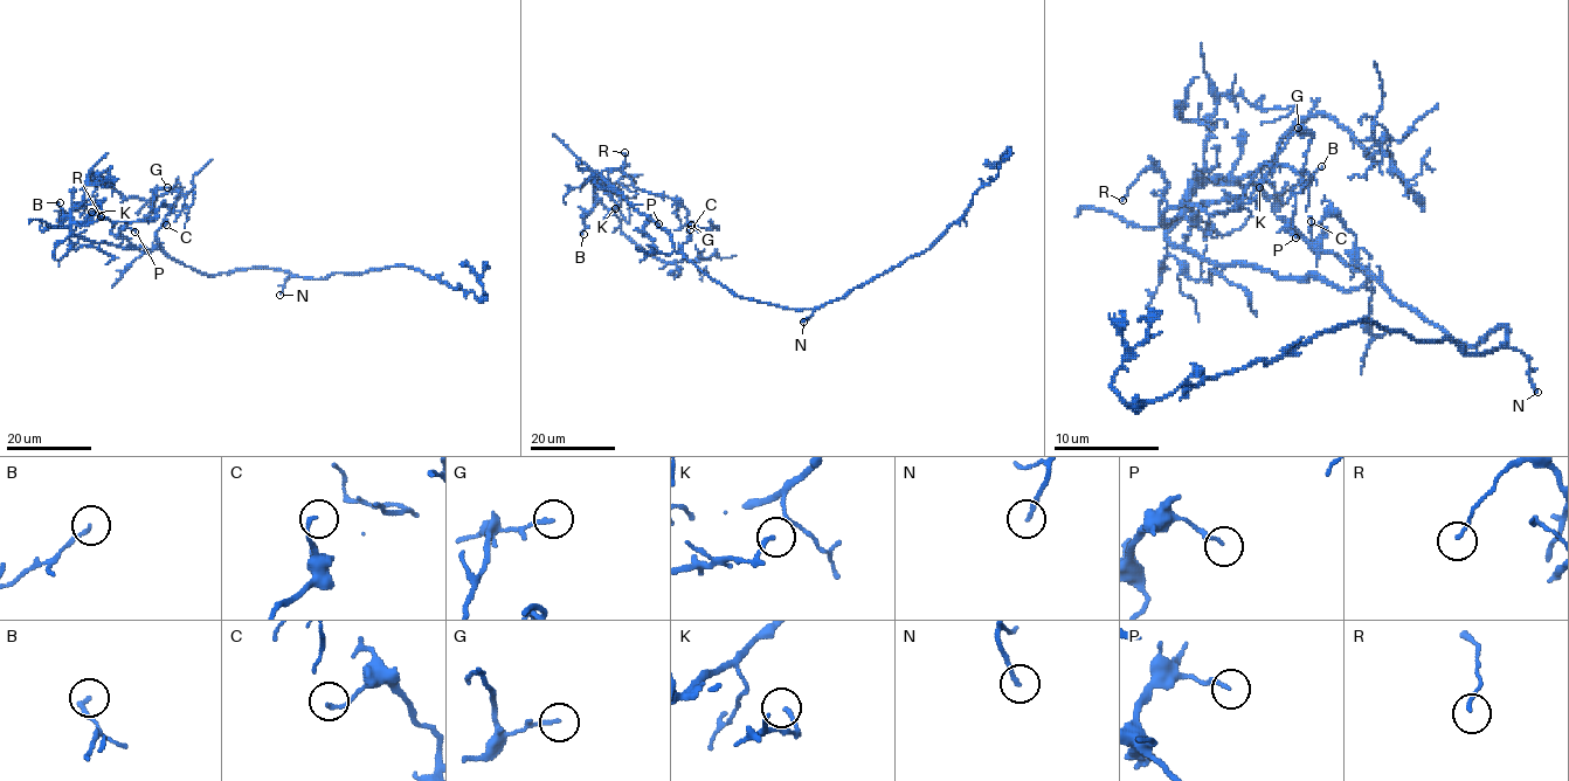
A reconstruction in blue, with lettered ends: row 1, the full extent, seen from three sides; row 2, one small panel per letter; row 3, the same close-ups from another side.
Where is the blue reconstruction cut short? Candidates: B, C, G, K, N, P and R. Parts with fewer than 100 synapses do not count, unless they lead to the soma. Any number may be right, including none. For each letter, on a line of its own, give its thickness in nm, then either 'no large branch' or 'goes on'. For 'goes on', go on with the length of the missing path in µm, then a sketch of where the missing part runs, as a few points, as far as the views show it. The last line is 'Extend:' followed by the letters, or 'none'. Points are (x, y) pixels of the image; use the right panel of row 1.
B: calibre 150 nm; no large branch
C: calibre 140 nm; no large branch
G: calibre 150 nm; no large branch
K: calibre 100 nm; no large branch
N: calibre 160 nm; no large branch
P: calibre 170 nm; no large branch
R: calibre 130 nm; no large branch
Extend: none

